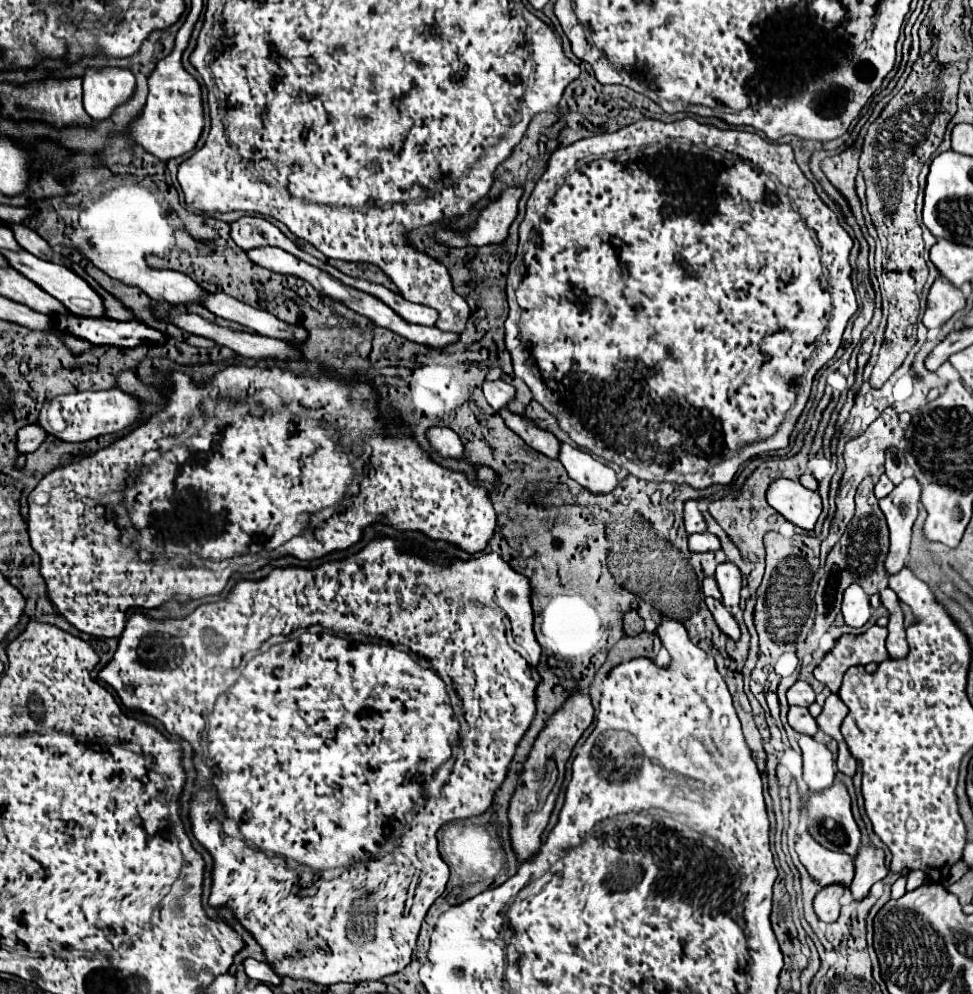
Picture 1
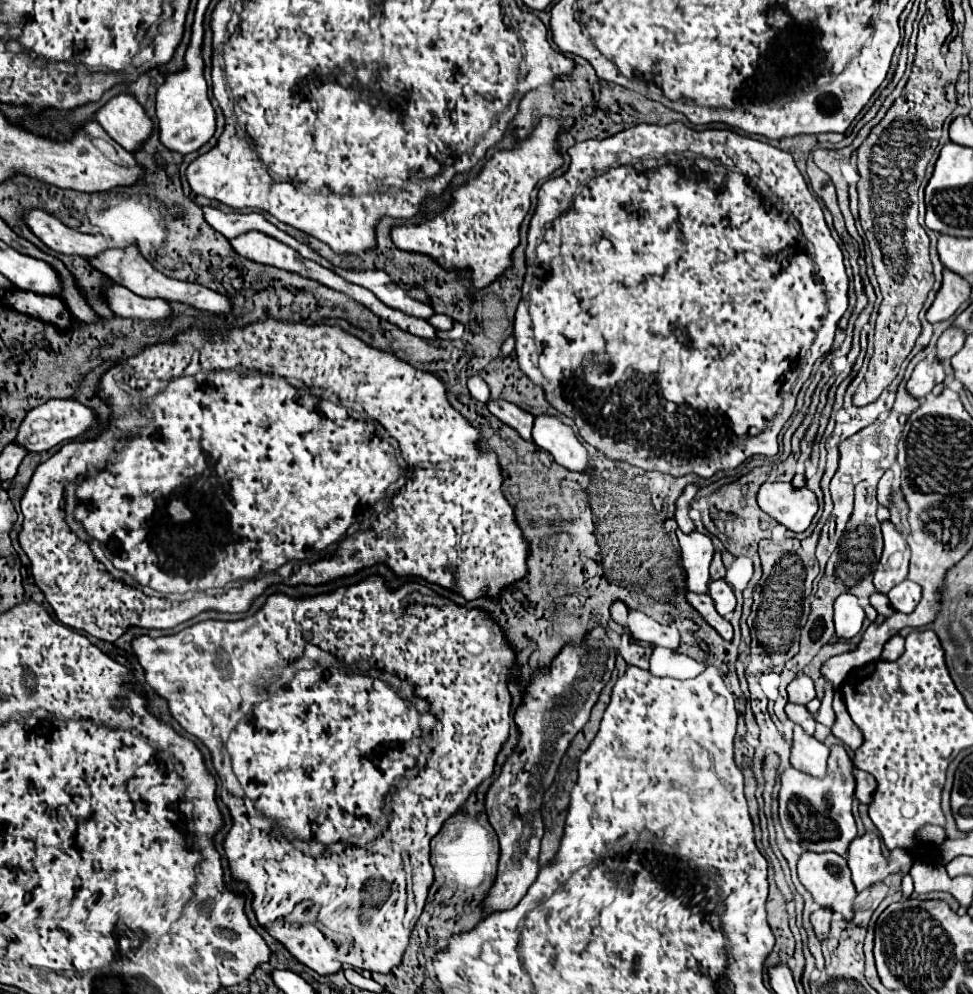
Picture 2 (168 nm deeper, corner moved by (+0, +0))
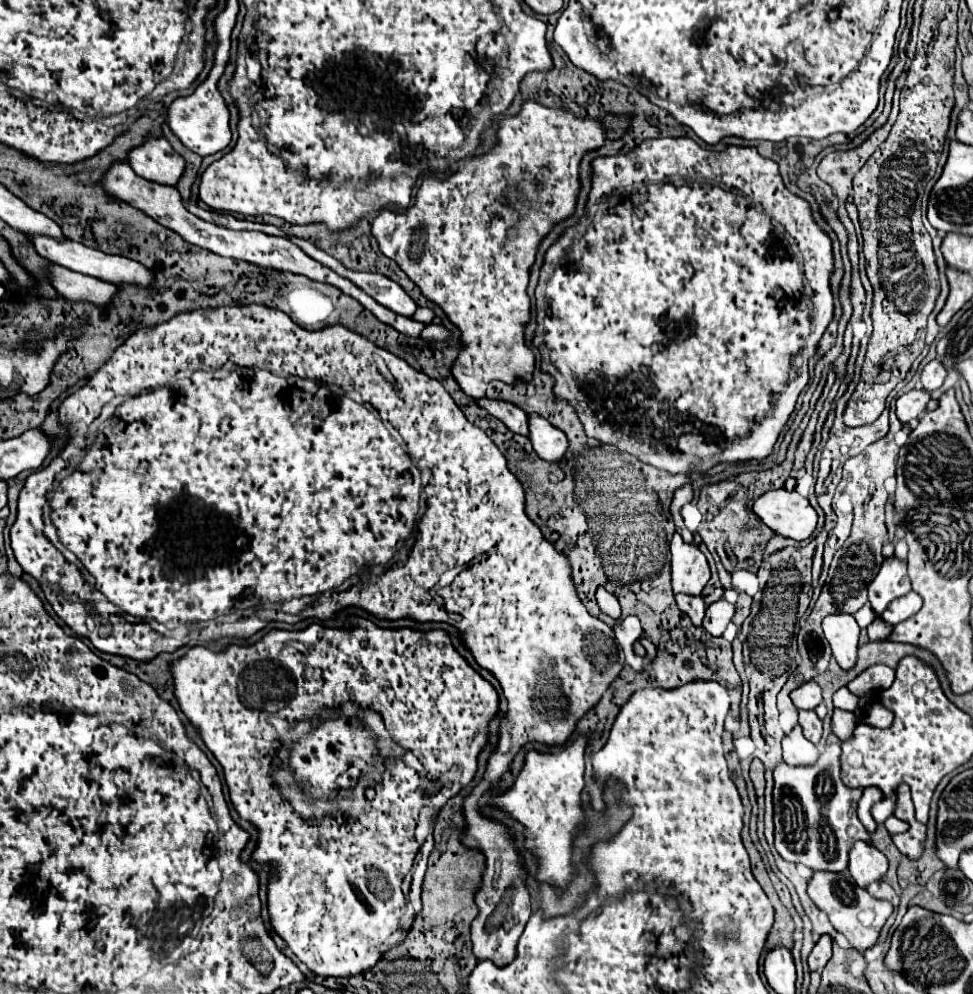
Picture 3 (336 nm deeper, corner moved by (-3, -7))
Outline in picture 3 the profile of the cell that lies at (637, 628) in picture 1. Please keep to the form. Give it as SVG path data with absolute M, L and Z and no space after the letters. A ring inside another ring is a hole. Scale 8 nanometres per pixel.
M602 586L596 590L596 600L598 600L600 610L602 610L604 614L608 614L610 618L618 620L618 618L622 616L622 610L620 610L620 604L618 604L616 596L610 594L610 592L606 592Z

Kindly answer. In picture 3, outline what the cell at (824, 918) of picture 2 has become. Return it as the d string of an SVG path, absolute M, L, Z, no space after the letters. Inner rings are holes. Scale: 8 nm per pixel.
M828 934L820 936L820 940L816 942L816 946L812 948L810 956L808 956L808 966L810 970L820 970L832 956L832 938Z

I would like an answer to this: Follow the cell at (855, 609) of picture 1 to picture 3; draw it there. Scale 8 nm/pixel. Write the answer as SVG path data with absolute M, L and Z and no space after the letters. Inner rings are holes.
M830 614L822 622L826 640L832 646L832 654L838 660L838 664L848 670L856 662L856 648L858 648L858 636L860 626L854 620L852 614Z

